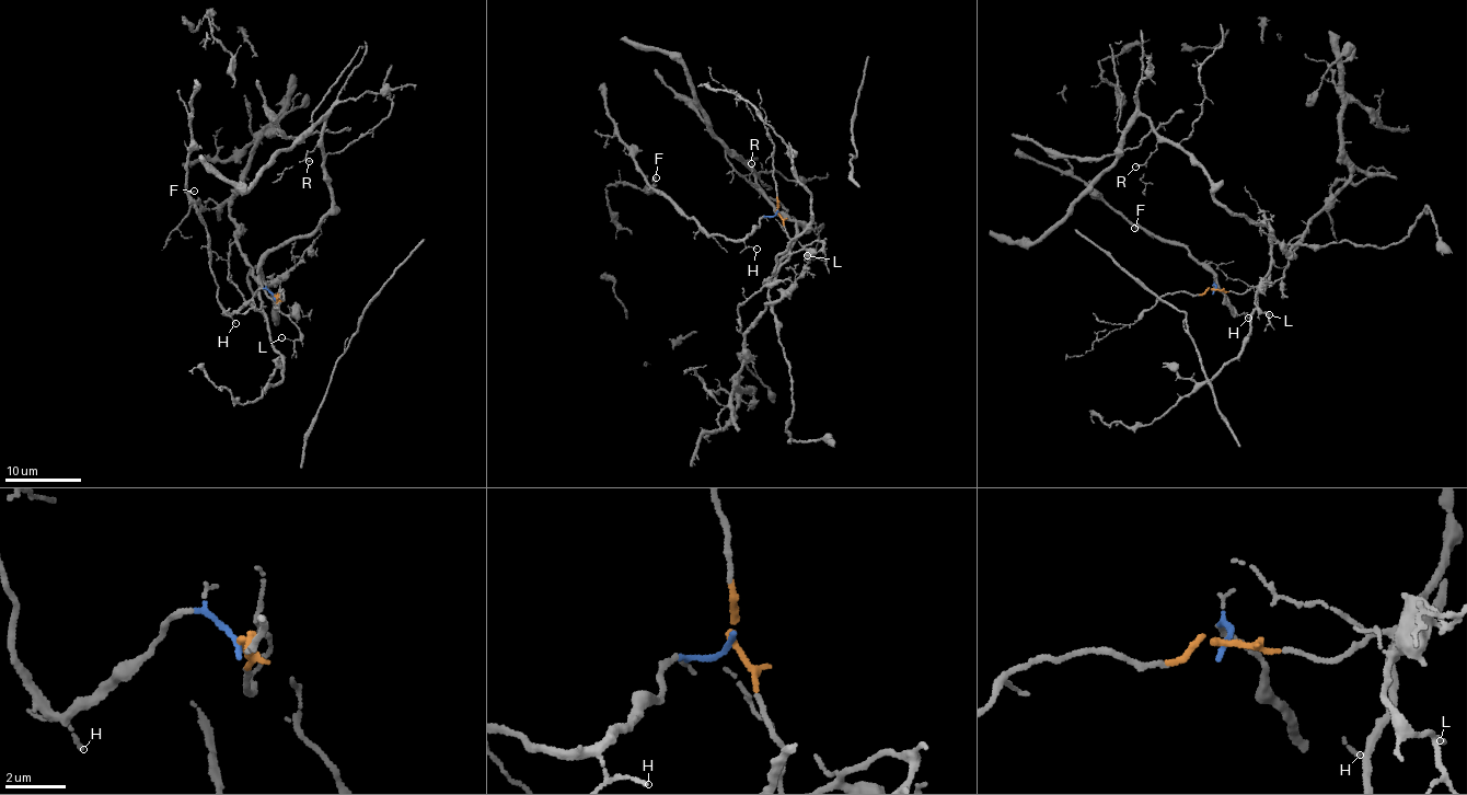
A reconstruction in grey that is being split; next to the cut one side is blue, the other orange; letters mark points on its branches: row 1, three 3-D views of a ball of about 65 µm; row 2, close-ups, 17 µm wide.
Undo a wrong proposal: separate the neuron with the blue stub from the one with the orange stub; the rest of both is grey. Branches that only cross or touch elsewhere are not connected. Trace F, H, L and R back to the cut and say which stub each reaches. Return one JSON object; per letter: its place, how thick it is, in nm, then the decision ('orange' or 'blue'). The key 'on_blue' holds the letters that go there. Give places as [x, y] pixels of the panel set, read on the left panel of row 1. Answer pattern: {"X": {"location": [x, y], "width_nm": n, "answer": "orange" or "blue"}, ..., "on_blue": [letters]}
{"F": {"location": [194, 191], "width_nm": 120, "answer": "blue"}, "H": {"location": [235, 323], "width_nm": 100, "answer": "blue"}, "L": {"location": [281, 337], "width_nm": 100, "answer": "orange"}, "R": {"location": [309, 161], "width_nm": 140, "answer": "orange"}, "on_blue": ["F", "H"]}

